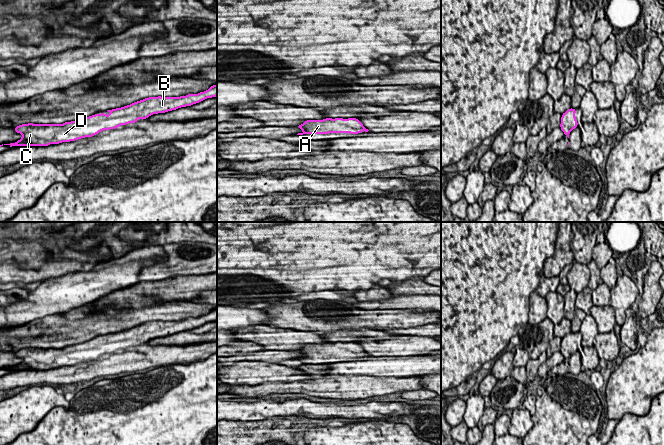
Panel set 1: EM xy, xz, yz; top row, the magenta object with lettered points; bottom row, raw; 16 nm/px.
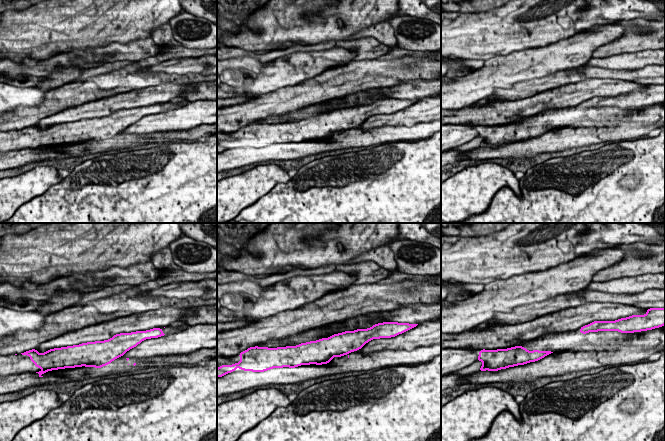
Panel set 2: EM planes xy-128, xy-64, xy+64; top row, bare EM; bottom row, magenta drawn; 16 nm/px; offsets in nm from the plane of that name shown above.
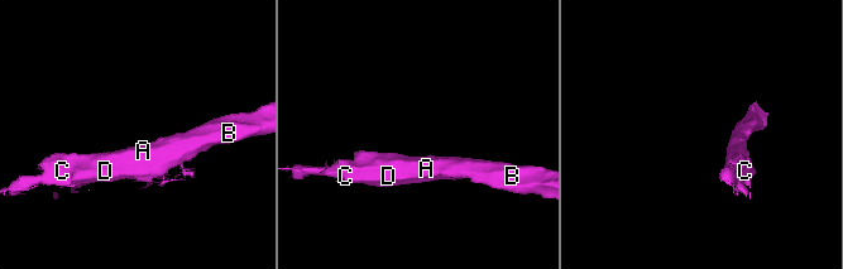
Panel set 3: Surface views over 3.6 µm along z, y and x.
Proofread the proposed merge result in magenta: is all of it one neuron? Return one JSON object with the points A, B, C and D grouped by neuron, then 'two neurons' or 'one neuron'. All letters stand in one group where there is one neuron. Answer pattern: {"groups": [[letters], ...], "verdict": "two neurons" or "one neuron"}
{"groups": [["A", "B", "C", "D"]], "verdict": "one neuron"}

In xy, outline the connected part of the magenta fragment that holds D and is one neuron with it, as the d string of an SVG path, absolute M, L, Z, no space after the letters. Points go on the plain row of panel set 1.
M217 309L211 310L208 314L200 316L198 318L188 318L186 320L180 321L149 321L143 324L134 326L130 329L107 334L110 339L105 337L95 338L80 344L75 344L71 346L65 346L63 348L22 348L15 350L15 356L20 357L23 360L17 366L4 368L12 370L48 370L50 368L59 368L62 366L75 365L85 361L92 361L97 359L103 354L115 353L121 349L127 349L128 347L136 347L139 343L144 344L150 339L165 337L168 335L176 334L181 331L191 330L193 328L199 327L207 322L212 322L217 320Z

